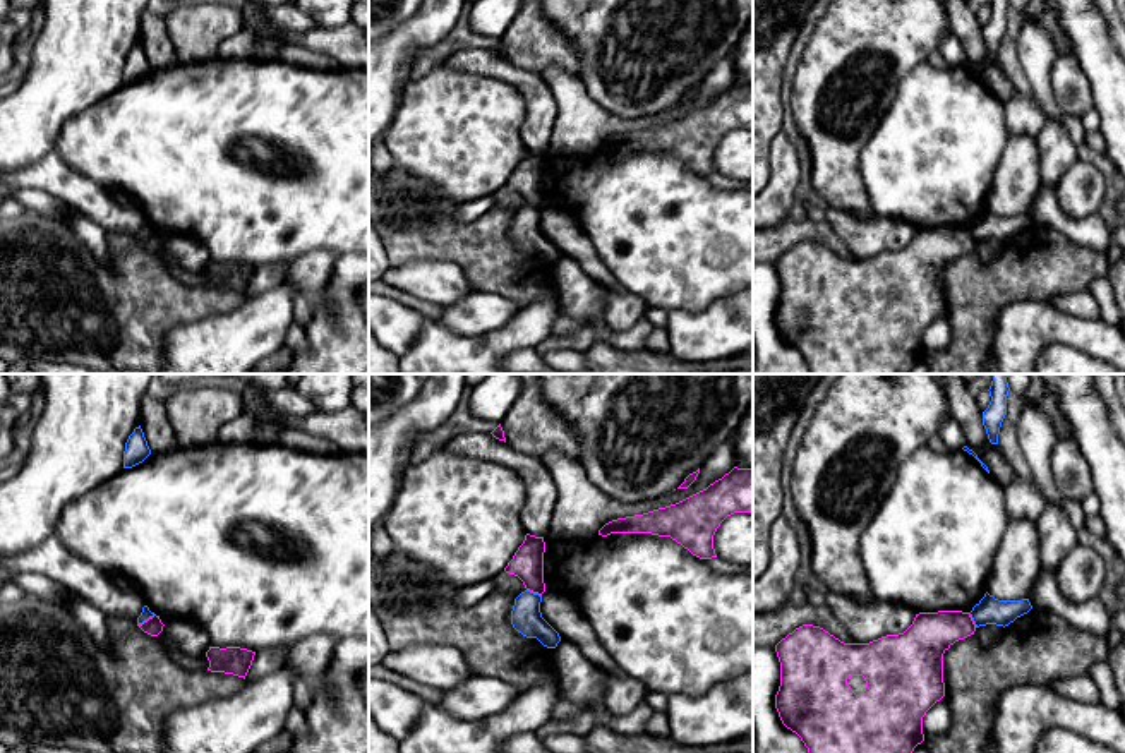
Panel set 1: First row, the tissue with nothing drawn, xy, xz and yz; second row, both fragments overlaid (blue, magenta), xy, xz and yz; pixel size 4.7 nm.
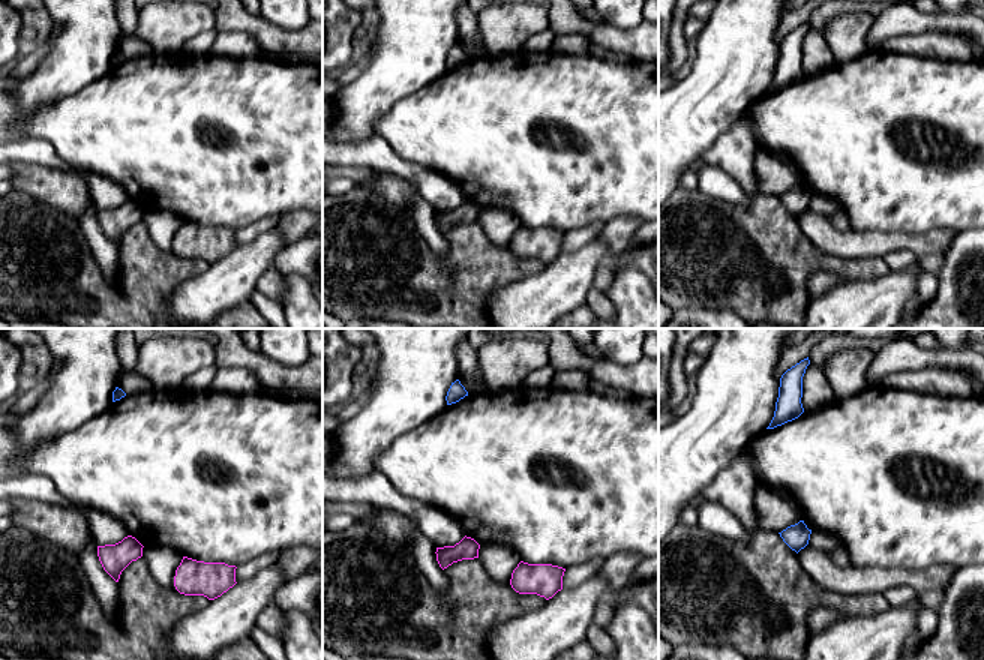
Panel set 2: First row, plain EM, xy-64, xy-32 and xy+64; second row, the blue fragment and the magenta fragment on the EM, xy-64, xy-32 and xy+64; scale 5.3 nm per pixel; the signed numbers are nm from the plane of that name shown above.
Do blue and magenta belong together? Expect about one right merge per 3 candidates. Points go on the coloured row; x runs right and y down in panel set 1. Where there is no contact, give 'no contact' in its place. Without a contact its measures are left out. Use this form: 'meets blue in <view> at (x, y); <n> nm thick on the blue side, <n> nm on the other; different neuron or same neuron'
meets blue in xz at (532, 592); 140 nm thick on the blue side, 150 nm on the other; different neuron

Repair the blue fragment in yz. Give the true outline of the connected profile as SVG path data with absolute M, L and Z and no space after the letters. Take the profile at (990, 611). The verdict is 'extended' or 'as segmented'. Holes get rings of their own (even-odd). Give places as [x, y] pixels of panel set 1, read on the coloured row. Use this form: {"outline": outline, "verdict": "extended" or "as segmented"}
{"outline": "M988 592L969 612L976 628L986 624L1008 626L1017 617L1027 614L1032 609L1029 599L1022 600L998 600Z", "verdict": "as segmented"}

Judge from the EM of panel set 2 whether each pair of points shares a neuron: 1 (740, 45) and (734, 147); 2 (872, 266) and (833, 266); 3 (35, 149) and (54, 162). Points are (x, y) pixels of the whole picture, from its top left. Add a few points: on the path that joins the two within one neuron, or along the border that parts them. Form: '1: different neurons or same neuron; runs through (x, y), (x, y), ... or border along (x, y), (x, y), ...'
1: different neurons; border along (737, 120), (710, 147)
2: same neuron; runs through (863, 266), (842, 266)
3: same neuron; runs through (39, 152), (50, 159)

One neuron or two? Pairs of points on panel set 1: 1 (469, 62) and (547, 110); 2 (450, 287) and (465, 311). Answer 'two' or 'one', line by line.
1: one
2: two

